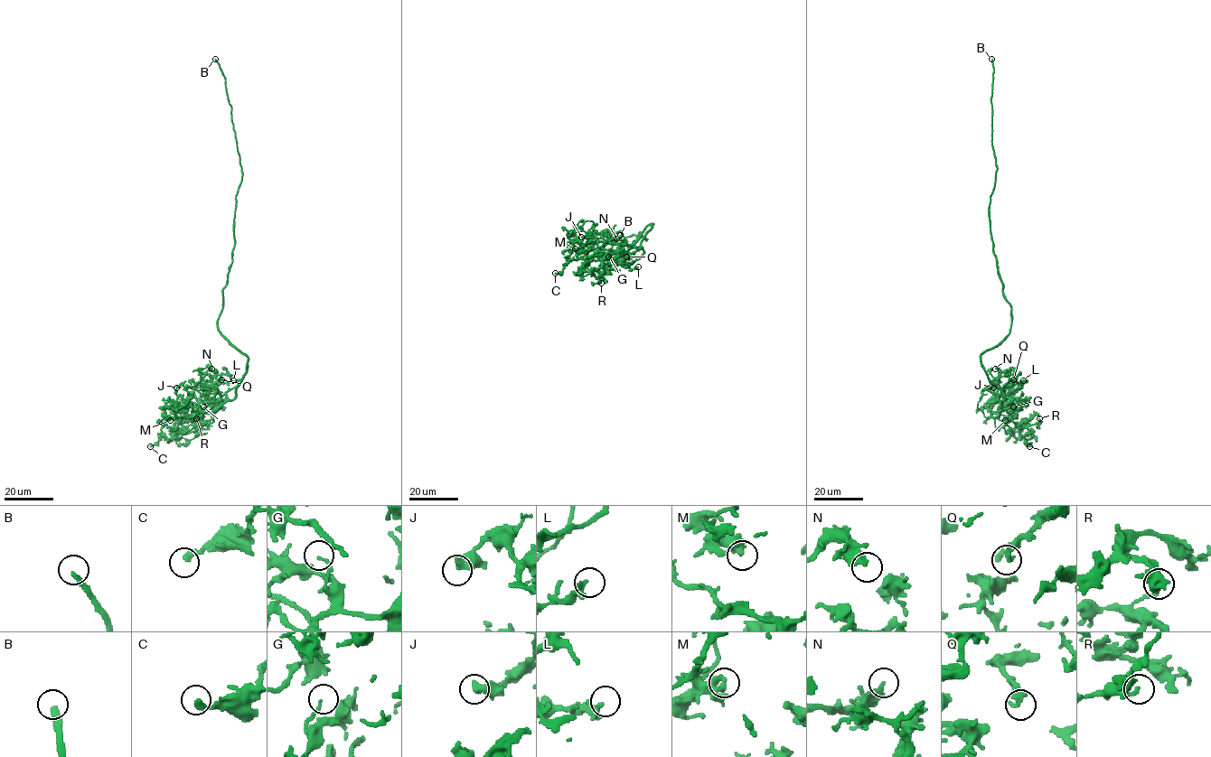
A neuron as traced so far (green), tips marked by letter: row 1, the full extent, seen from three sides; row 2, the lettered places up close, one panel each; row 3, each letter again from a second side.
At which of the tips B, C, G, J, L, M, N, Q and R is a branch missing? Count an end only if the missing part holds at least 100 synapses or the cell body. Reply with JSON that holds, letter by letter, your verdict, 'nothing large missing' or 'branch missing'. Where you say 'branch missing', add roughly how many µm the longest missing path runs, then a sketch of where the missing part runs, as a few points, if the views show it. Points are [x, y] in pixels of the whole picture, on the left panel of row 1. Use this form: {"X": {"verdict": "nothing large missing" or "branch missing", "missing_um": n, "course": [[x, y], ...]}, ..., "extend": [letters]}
{"B": {"verdict": "branch missing", "missing_um": 50}, "C": {"verdict": "nothing large missing"}, "G": {"verdict": "nothing large missing"}, "J": {"verdict": "nothing large missing"}, "L": {"verdict": "nothing large missing"}, "M": {"verdict": "nothing large missing"}, "N": {"verdict": "nothing large missing"}, "Q": {"verdict": "nothing large missing"}, "R": {"verdict": "nothing large missing"}, "extend": ["B"]}

